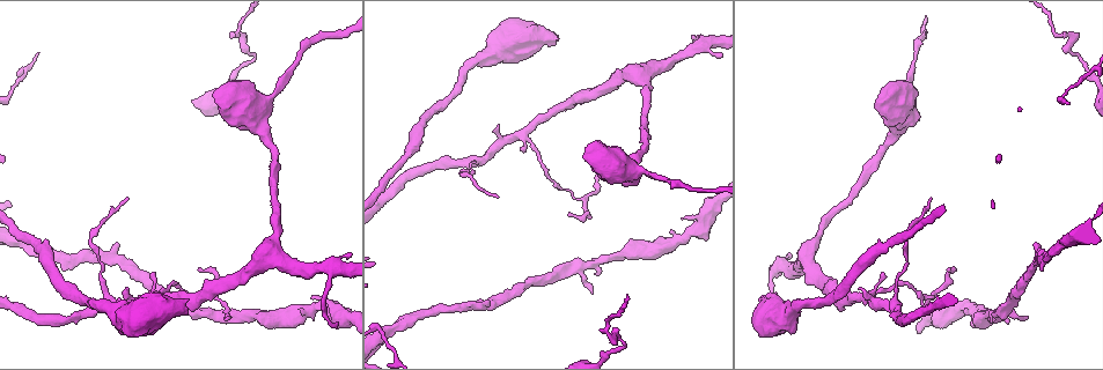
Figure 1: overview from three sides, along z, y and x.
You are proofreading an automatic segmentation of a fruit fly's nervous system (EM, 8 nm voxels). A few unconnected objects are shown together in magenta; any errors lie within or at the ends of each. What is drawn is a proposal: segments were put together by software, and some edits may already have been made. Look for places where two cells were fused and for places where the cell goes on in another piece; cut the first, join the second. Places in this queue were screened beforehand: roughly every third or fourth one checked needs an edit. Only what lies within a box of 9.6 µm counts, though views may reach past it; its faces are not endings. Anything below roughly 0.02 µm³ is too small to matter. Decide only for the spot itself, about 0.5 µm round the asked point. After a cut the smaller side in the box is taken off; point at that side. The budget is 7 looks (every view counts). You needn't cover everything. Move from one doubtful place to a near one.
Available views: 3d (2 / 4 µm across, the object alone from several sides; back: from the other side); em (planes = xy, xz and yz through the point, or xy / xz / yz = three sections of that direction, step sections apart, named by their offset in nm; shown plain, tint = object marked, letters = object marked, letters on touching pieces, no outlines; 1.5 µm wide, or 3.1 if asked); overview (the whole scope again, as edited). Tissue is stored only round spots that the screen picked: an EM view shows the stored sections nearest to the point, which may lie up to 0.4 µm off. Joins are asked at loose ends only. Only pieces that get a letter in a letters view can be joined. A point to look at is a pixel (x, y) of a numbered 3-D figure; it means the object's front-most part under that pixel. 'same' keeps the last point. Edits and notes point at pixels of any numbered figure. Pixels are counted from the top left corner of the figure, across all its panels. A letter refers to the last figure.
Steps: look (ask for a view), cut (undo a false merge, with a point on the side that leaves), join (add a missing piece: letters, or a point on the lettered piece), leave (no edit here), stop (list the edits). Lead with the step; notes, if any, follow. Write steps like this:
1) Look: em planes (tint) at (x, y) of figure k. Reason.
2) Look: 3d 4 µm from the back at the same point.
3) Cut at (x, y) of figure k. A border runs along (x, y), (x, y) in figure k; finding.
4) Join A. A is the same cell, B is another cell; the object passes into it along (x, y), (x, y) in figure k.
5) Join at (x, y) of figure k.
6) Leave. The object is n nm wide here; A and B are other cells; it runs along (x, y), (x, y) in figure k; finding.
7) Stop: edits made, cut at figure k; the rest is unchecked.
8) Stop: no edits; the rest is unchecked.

Look: em planes (letters) at (251, 52) of figure 1. Abrupt turn.

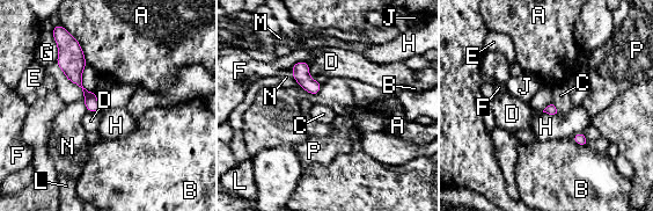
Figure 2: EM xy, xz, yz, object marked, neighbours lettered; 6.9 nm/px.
Leave. The object is 70 nm wide here; A, B, C, D, E, F, G, H, J, L, M, N and P are other cells; it runs along (74, 43), (74, 75), (97, 109) in figure 2; one cell here.

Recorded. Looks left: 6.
Look: em planes (letters) at (686, 237) of figure 1. Thick turns thin.

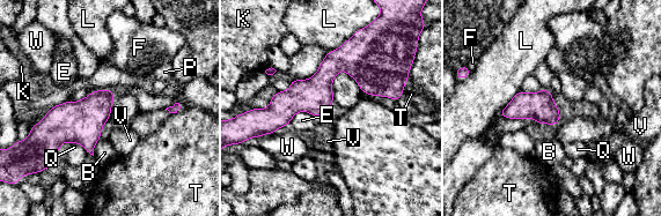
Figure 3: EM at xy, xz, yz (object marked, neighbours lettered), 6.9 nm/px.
Leave. B, E, F, K, L, P, Q, T, V and W are other cells; a border runs along (560, 119), (553, 125) in figure 3; one cell here.

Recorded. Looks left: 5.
Look: em planes (plain) at (187, 300) of figure 1. Thick end.

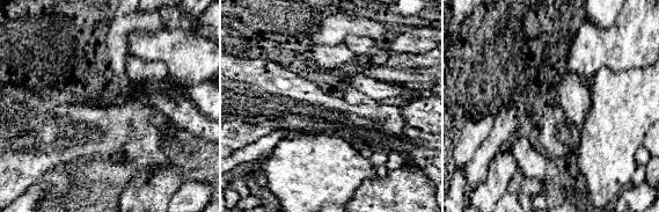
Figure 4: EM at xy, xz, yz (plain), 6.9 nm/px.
Look: em planes (tint) at the same point. With the object marked.

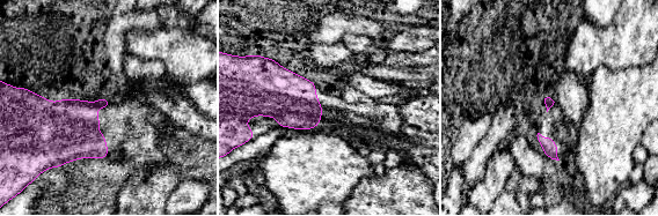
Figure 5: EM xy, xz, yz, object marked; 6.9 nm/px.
Look: em planes (letters) at the same point. See the neighbours.

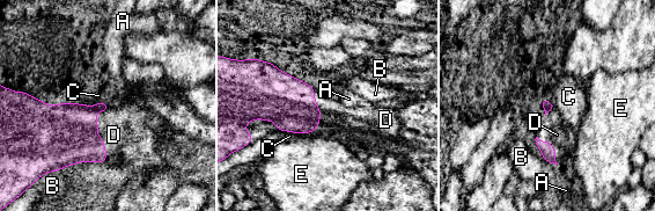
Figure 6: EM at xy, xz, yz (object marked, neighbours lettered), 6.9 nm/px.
Join D. D is the same cell, A, B, C and E are other cells; the object passes into it along (547, 151), (552, 146), (557, 135) in figure 6; the cell continues.

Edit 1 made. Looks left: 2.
Stop: edits made, join at figure 6; the rest is unchecked.

